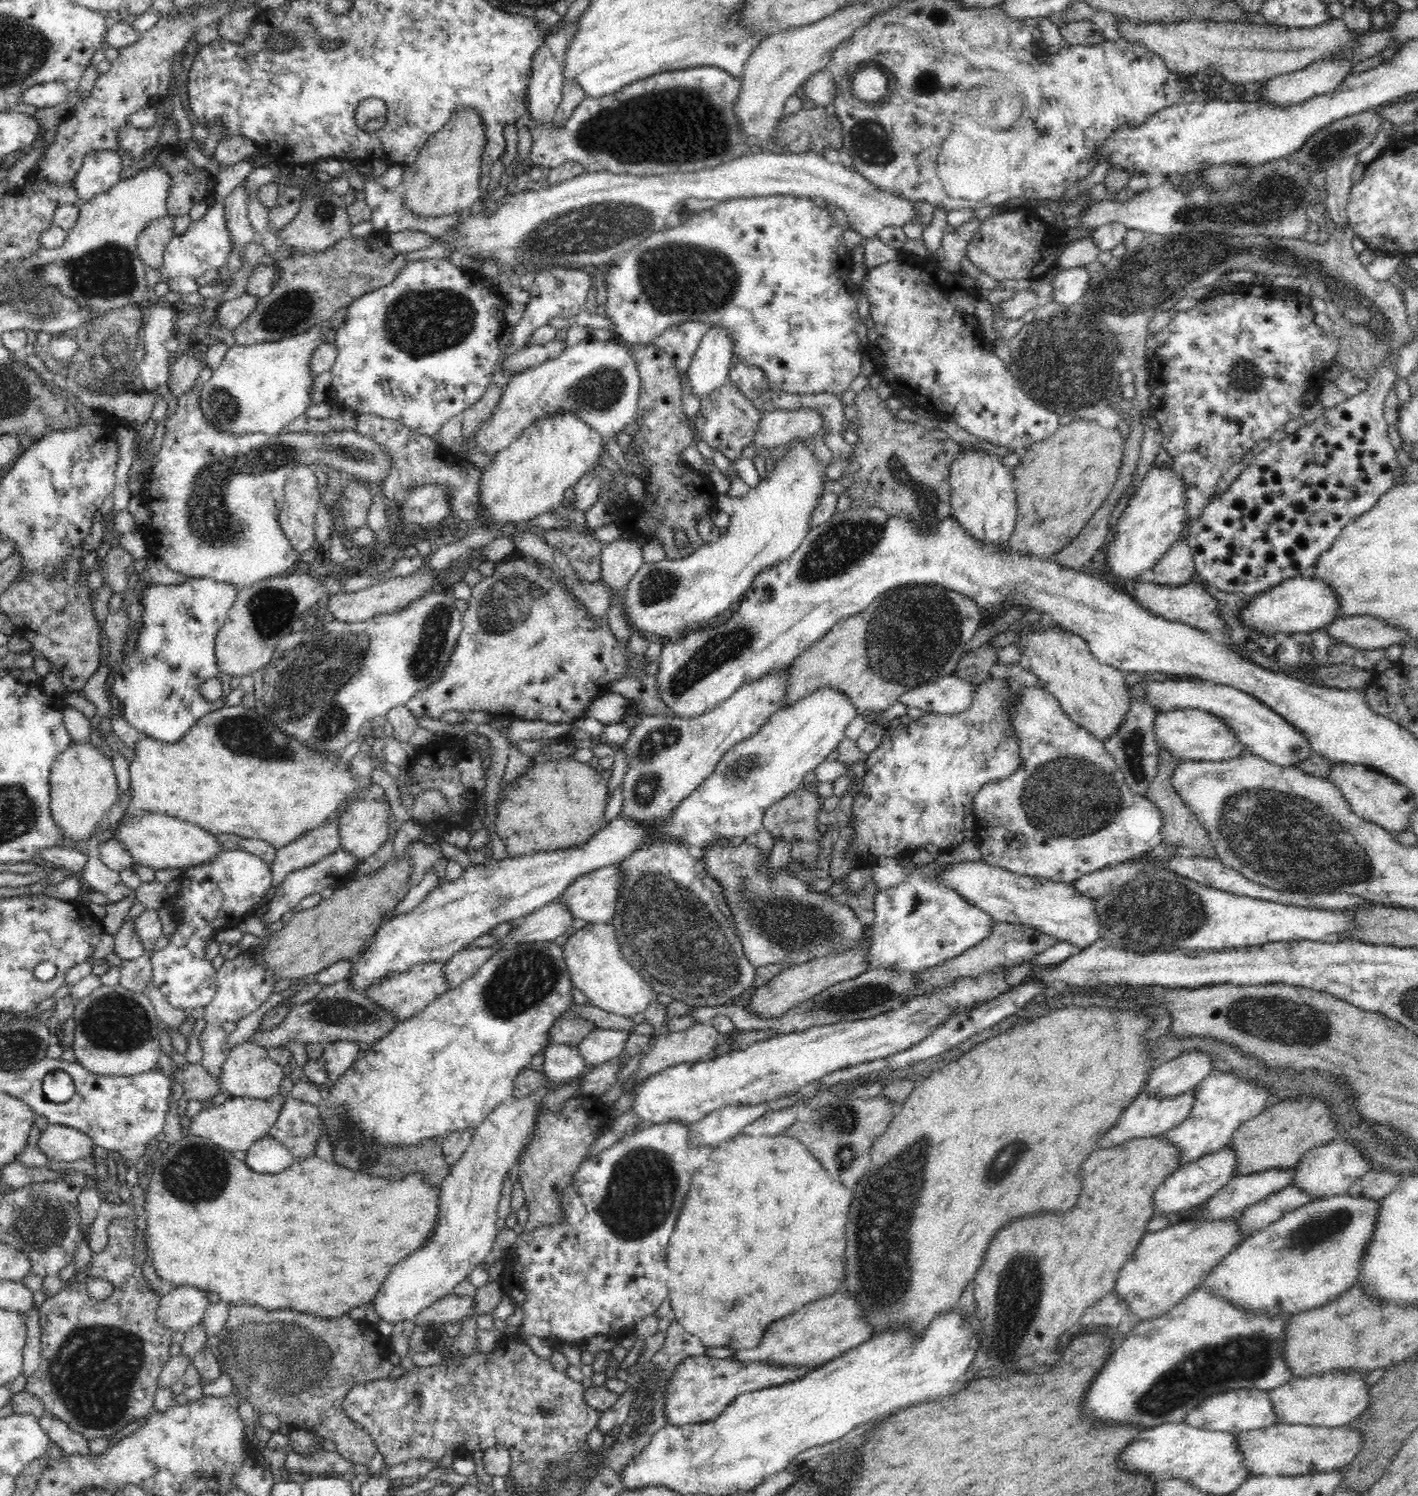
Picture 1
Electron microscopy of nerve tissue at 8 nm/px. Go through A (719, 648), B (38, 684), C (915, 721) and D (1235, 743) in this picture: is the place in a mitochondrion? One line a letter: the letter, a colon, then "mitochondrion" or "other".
A: mitochondrion
B: other
C: other
D: other

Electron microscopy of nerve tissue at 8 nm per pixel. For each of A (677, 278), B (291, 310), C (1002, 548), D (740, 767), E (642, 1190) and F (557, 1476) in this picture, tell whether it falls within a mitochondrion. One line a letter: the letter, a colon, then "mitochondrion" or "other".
A: mitochondrion
B: mitochondrion
C: other
D: mitochondrion
E: mitochondrion
F: mitochondrion

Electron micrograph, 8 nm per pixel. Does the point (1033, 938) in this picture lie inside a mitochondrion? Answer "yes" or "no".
no

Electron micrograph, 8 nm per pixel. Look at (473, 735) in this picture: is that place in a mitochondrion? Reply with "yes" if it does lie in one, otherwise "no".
no

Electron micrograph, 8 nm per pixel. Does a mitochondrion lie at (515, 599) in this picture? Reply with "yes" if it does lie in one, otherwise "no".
yes

